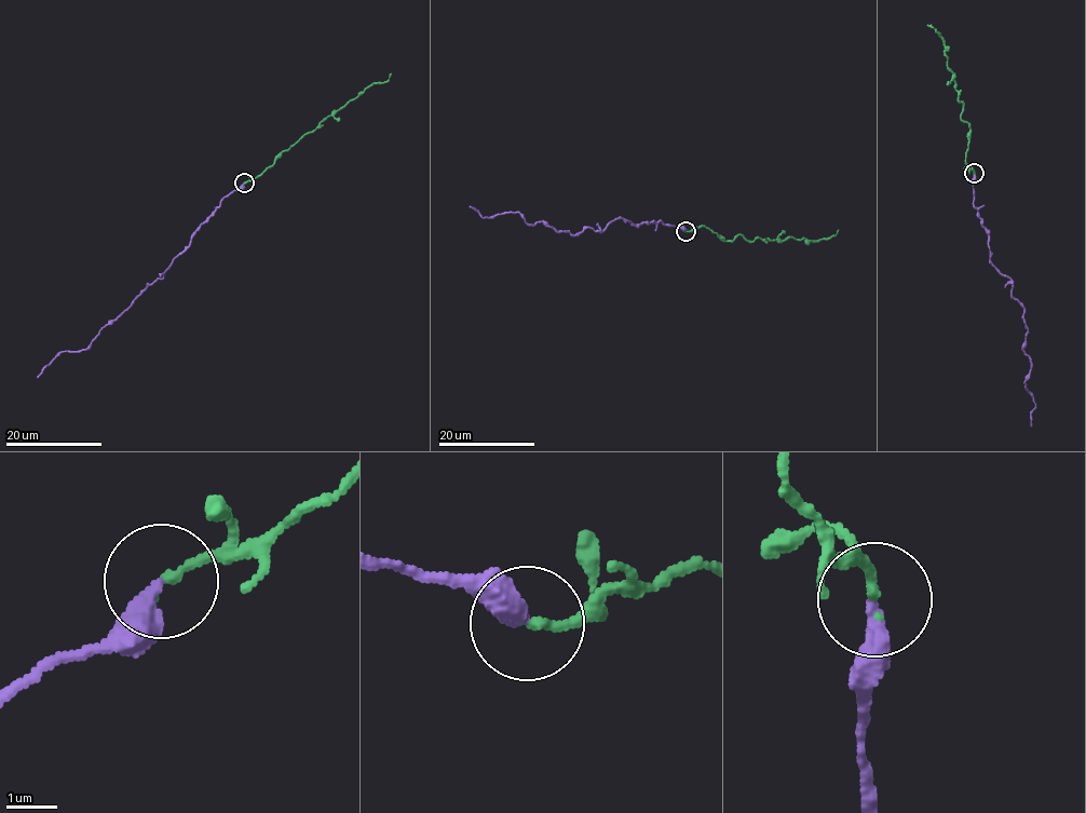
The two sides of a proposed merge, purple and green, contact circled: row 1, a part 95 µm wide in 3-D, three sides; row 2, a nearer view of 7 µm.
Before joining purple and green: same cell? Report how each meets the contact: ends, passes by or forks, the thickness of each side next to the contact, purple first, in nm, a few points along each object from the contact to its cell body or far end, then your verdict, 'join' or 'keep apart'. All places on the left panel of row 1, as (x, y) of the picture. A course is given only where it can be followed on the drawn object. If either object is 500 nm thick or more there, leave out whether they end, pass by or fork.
purple ends | green ends | 360/160 nm | purple via (244, 184), (220, 202), (162, 279), (149, 283), (122, 313), (104, 326), (91, 346), (60, 351), (37, 378) | green via (244, 184), (255, 179), (283, 151), (366, 89), (384, 83), (391, 72) | join

